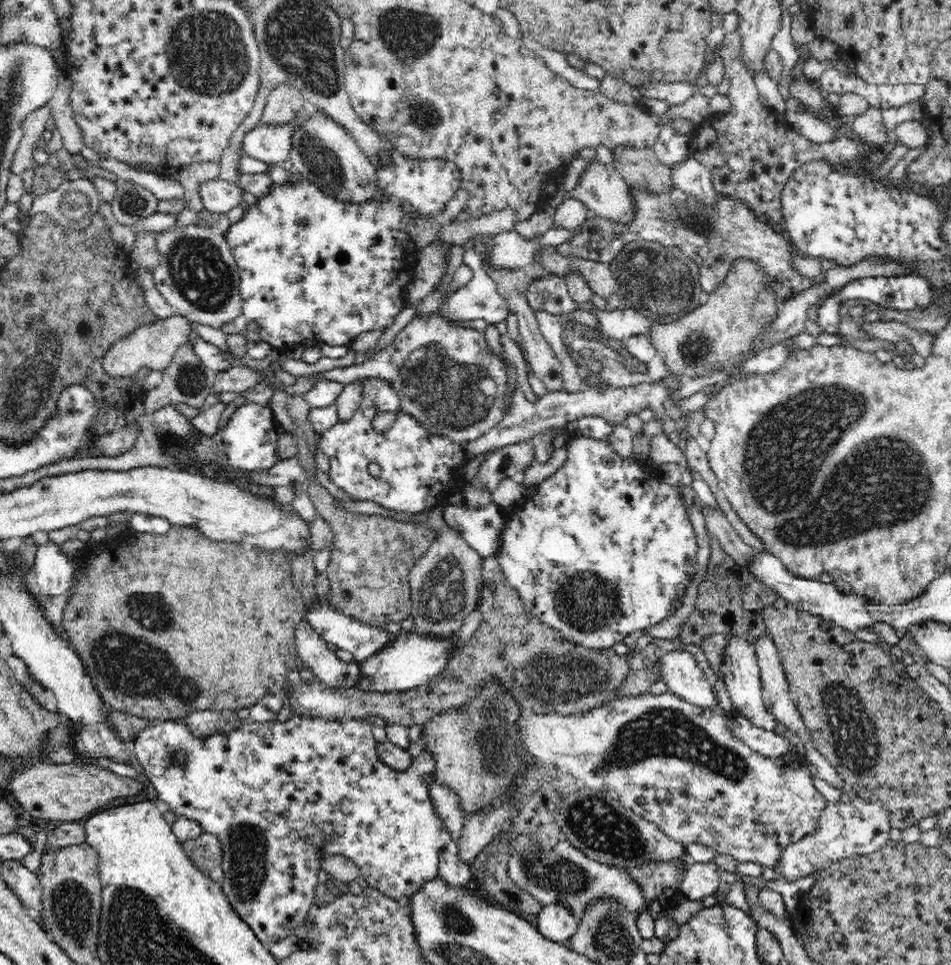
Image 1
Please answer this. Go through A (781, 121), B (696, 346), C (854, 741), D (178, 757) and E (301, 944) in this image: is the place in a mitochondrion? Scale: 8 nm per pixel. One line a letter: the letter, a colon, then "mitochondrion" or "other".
A: other
B: mitochondrion
C: mitochondrion
D: mitochondrion
E: other

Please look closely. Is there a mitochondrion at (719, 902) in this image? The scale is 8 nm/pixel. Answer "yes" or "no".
no

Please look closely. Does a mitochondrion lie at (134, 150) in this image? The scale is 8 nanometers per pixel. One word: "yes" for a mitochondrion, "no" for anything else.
no

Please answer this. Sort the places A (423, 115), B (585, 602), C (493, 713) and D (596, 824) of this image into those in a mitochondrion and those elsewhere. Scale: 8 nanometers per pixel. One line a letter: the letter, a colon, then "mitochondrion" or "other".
A: mitochondrion
B: mitochondrion
C: mitochondrion
D: mitochondrion

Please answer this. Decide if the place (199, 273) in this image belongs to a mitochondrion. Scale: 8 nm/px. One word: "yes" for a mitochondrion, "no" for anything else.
yes

